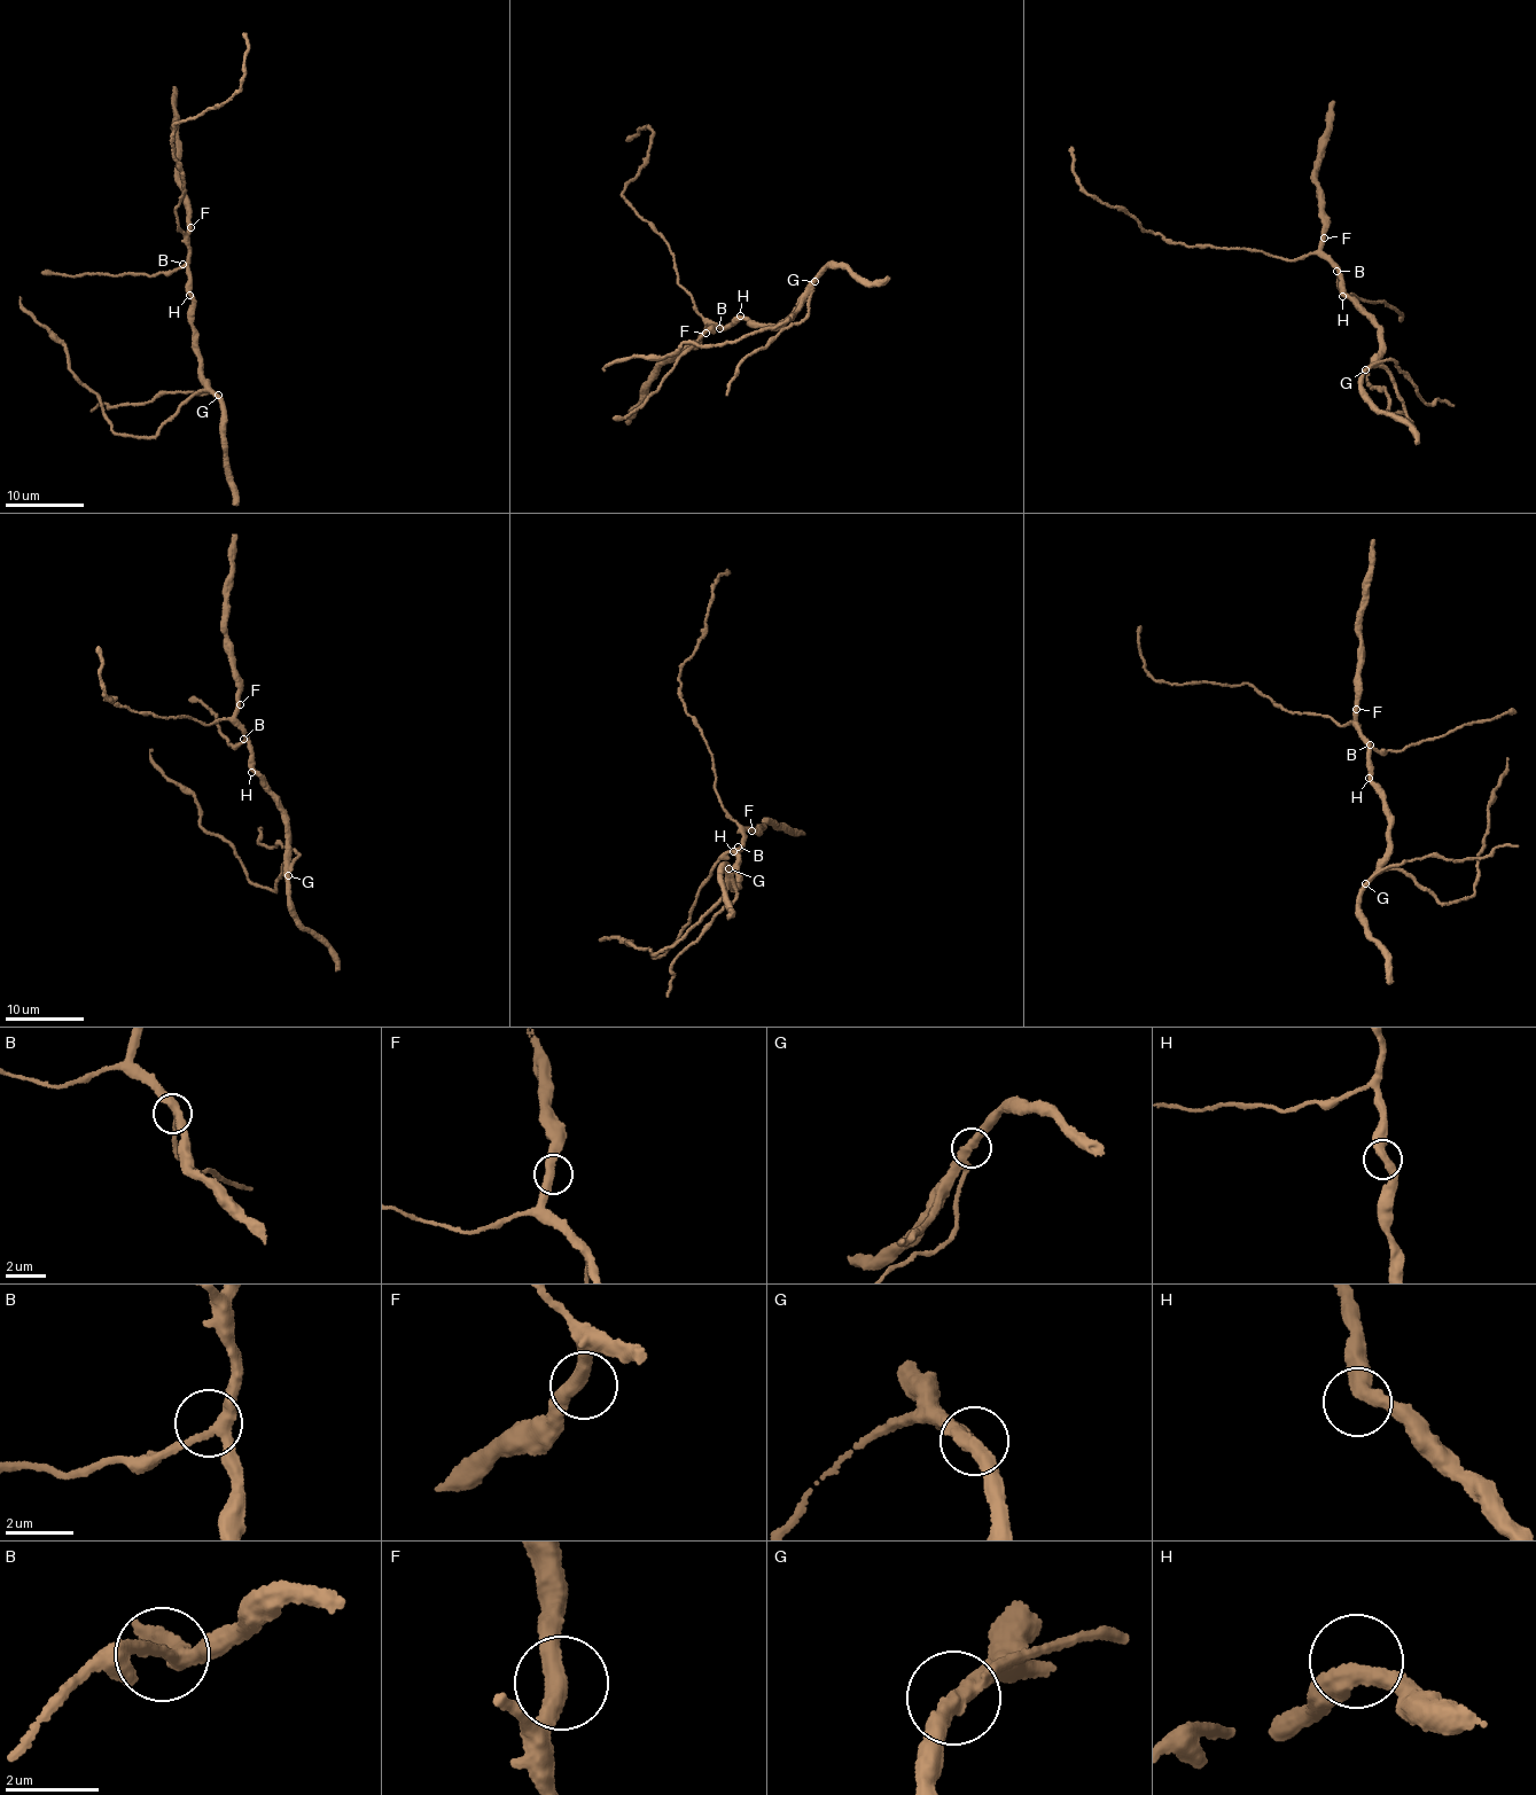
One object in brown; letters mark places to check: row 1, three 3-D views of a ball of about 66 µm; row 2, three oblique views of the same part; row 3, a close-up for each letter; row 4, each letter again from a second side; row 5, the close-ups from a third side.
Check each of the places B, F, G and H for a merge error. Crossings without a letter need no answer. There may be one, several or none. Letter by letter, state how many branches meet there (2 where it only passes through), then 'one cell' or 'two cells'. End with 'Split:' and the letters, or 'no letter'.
B: branches 3; one cell
F: branches 2; one cell
G: branches 2; two cells
H: branches 2; one cell
Split: G

